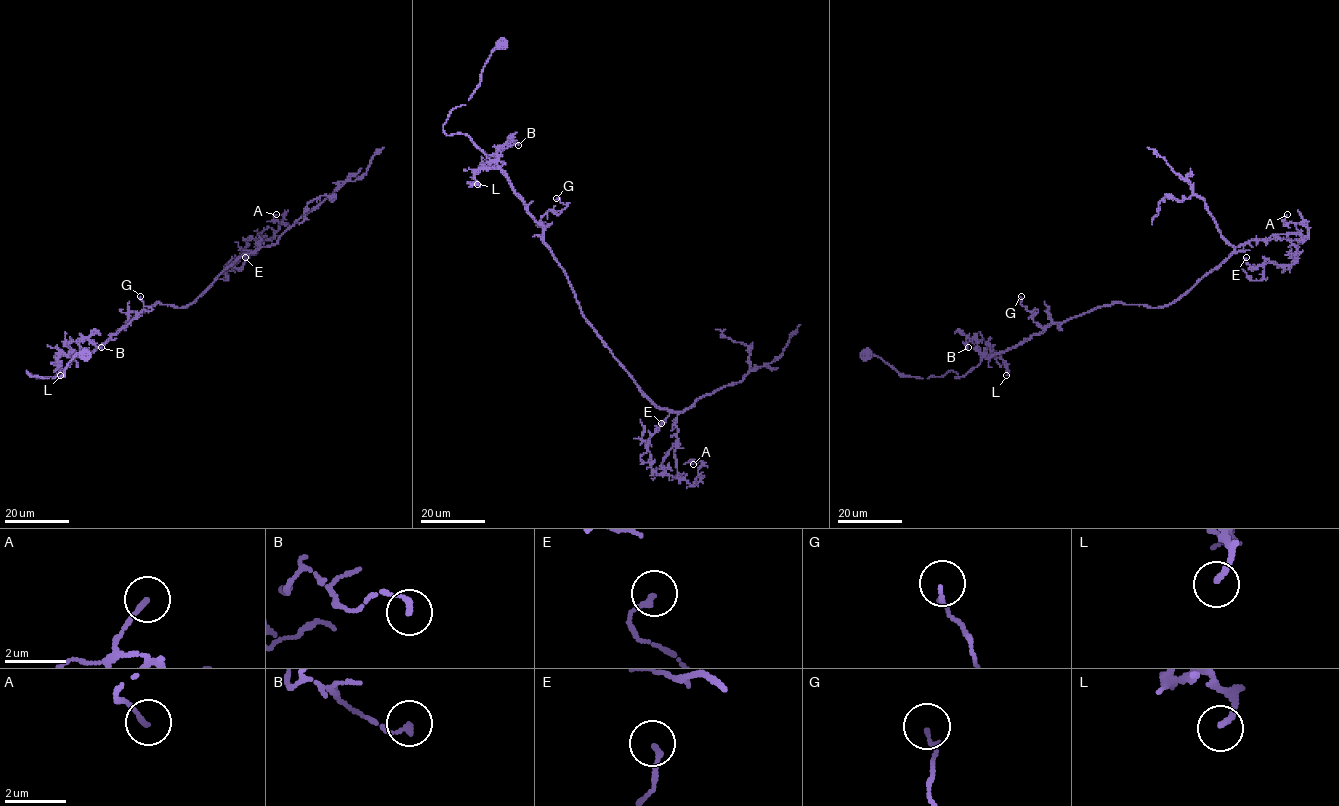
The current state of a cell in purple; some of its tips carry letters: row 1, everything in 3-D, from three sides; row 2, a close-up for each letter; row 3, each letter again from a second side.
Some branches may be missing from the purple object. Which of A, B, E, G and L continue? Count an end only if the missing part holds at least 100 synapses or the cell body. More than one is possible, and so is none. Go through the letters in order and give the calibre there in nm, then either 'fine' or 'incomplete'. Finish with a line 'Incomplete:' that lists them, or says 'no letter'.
A: 130 nm thick; fine
B: 180 nm thick; fine
E: 170 nm thick; fine
G: 130 nm thick; fine
L: 170 nm thick; fine
Incomplete: no letter

